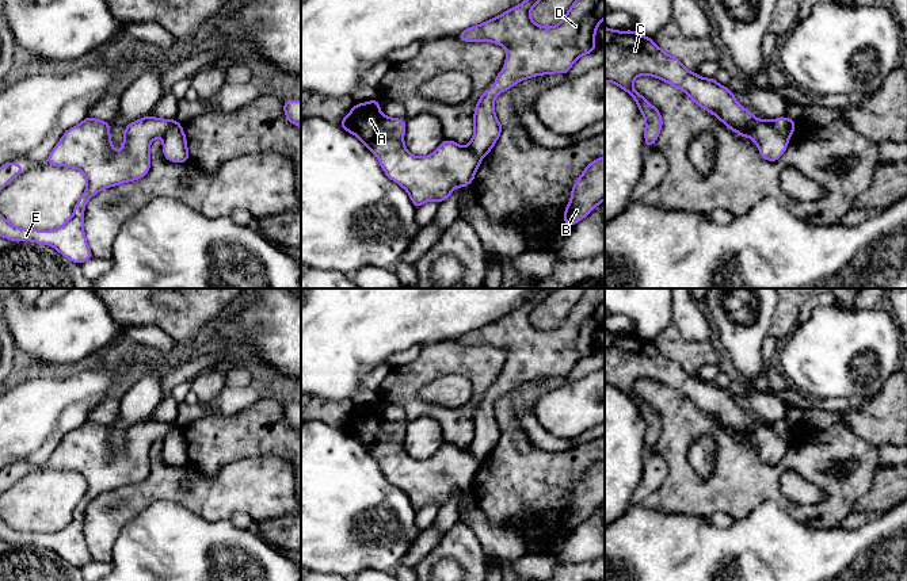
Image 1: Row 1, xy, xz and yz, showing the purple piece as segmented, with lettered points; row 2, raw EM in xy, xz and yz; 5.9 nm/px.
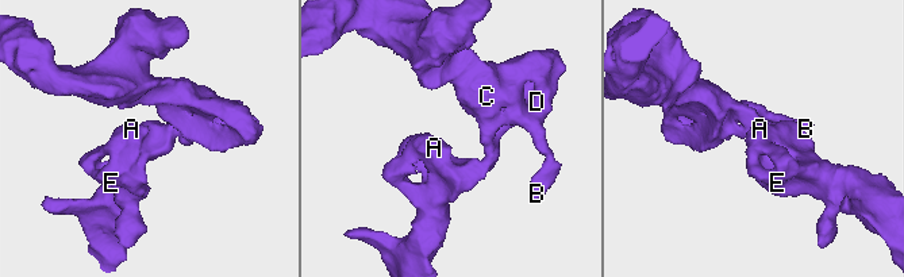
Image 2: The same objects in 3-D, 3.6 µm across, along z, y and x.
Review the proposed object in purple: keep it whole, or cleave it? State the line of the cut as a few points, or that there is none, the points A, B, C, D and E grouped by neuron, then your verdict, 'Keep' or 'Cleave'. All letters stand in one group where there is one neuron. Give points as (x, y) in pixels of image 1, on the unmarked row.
Split along yz (770, 425), (787, 443). Groups: A E / B C D. Cleave

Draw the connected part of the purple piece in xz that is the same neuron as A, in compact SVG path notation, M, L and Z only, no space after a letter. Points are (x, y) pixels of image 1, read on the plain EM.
M355 406L340 431L358 440L377 459L385 478L409 497L415 512L428 504L441 507L456 490L472 488L480 460L449 443L426 460L411 458L404 450L405 424L385 420L380 406Z

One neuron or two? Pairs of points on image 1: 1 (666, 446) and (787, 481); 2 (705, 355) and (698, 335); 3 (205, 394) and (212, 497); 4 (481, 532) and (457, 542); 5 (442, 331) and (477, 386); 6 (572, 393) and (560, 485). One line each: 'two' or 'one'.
1: two
2: two
3: two
4: two
5: two
6: two

